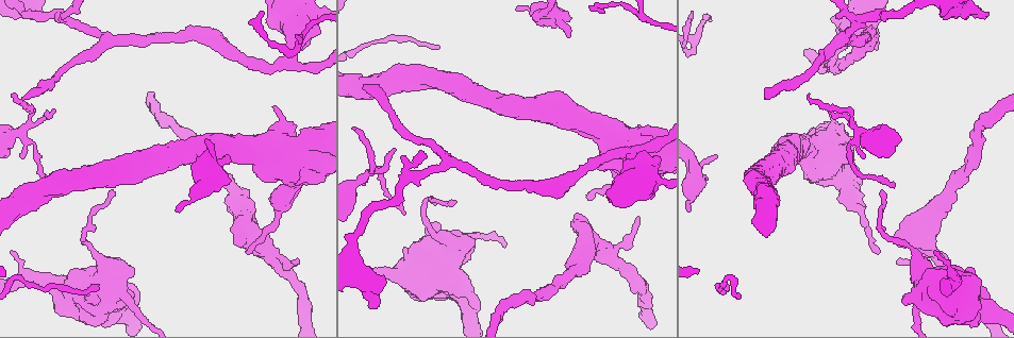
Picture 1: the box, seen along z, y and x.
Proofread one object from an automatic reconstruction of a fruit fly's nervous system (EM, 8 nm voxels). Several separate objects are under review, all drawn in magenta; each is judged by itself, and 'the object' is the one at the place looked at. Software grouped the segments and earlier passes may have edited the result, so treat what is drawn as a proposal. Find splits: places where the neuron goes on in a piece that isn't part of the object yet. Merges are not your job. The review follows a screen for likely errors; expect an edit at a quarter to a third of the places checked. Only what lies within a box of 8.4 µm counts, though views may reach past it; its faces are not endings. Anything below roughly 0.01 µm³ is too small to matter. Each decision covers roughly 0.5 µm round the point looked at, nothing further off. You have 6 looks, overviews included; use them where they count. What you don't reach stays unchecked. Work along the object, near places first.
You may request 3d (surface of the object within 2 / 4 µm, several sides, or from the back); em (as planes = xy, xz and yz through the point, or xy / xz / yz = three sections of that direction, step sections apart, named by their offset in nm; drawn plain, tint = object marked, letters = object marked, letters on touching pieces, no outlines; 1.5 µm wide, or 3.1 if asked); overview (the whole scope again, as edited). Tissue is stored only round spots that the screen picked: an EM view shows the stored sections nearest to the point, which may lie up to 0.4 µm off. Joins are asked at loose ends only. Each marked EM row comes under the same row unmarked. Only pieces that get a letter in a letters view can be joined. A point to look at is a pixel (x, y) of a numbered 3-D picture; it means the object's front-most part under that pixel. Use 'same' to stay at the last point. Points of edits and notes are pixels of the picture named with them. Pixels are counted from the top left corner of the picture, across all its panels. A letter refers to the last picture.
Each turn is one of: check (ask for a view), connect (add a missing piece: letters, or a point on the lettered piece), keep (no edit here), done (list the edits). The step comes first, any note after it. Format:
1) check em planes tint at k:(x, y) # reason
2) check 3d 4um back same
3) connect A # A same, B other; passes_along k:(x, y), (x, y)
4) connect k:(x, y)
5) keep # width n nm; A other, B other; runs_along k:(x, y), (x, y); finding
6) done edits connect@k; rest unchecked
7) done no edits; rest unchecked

check 3d 4um at 1:(769, 96) # branch stops here

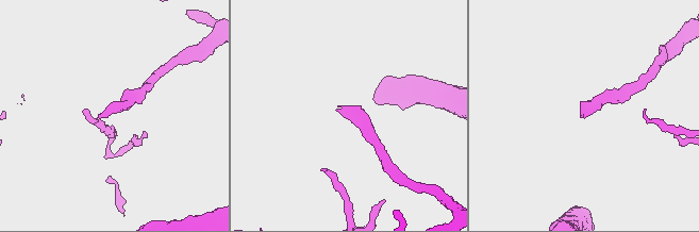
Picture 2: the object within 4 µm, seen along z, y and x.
check em xy step 8 letters at 2:(337, 111) # now the EM

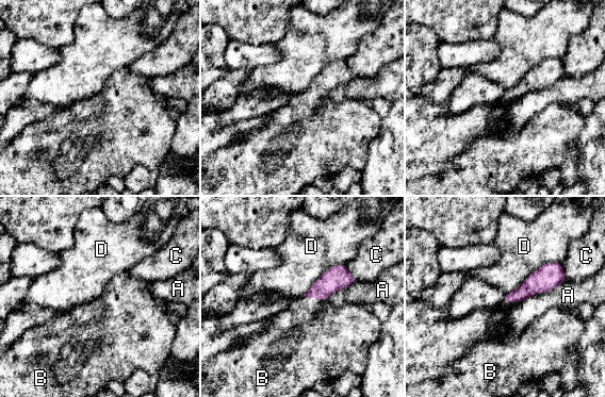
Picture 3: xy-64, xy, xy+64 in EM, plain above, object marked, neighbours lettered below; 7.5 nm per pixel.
connect B # A other, B same, C other, D other; passes_along 3:(338, 277), (315, 297), (309, 329); it goes on there

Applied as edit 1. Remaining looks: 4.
check overview

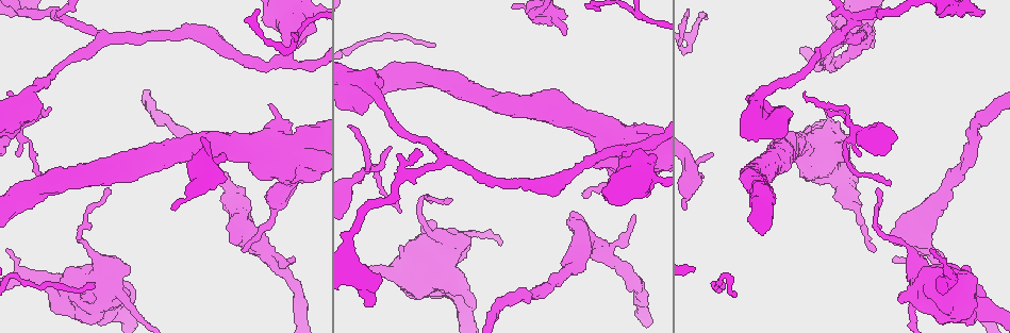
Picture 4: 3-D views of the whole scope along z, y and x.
check 3d 2um at 4:(48, 110) # an open end

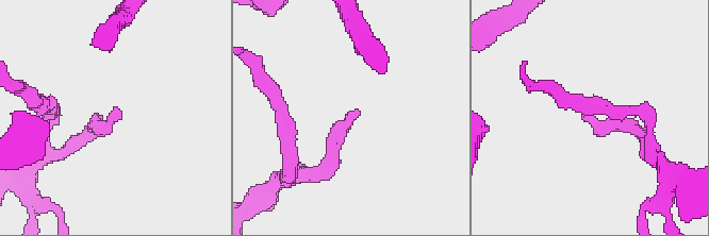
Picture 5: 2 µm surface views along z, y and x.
check em planes letters at 5:(583, 119) # need the tissue

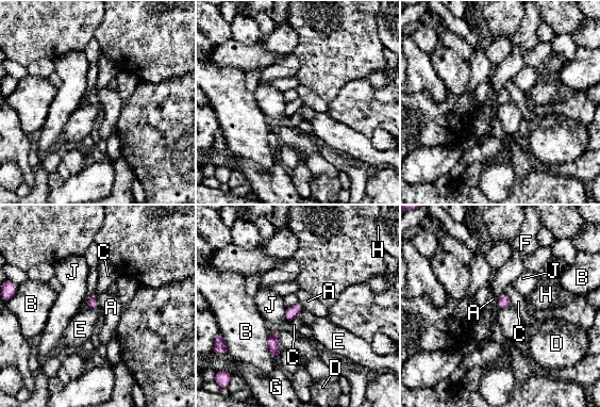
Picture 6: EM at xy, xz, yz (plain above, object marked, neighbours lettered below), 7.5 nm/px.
keep # longest_contact B 220 nm; A other, B other, C other, D other, E other, F other, G other, H other, J other; border 6:(511, 305), (500, 309); none of them fits

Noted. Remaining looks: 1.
check em planes letters at 4:(879, 192) # end of a long branch

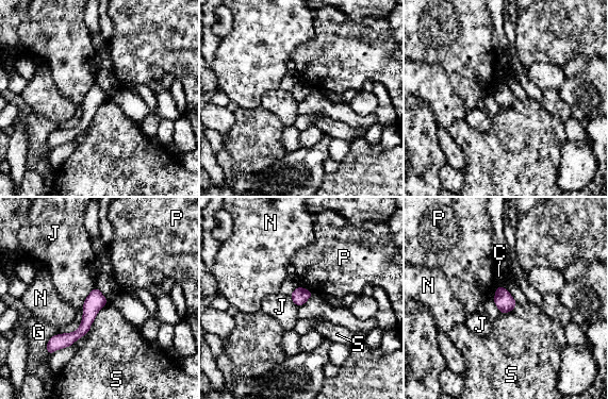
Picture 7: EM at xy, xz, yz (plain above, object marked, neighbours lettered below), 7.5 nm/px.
keep # C other, G other, J other, N other, P other, S other; runs_along 7:(96, 292), (85, 325), (55, 347); none of them fits

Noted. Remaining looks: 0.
done edits connect@3; rest unchecked

